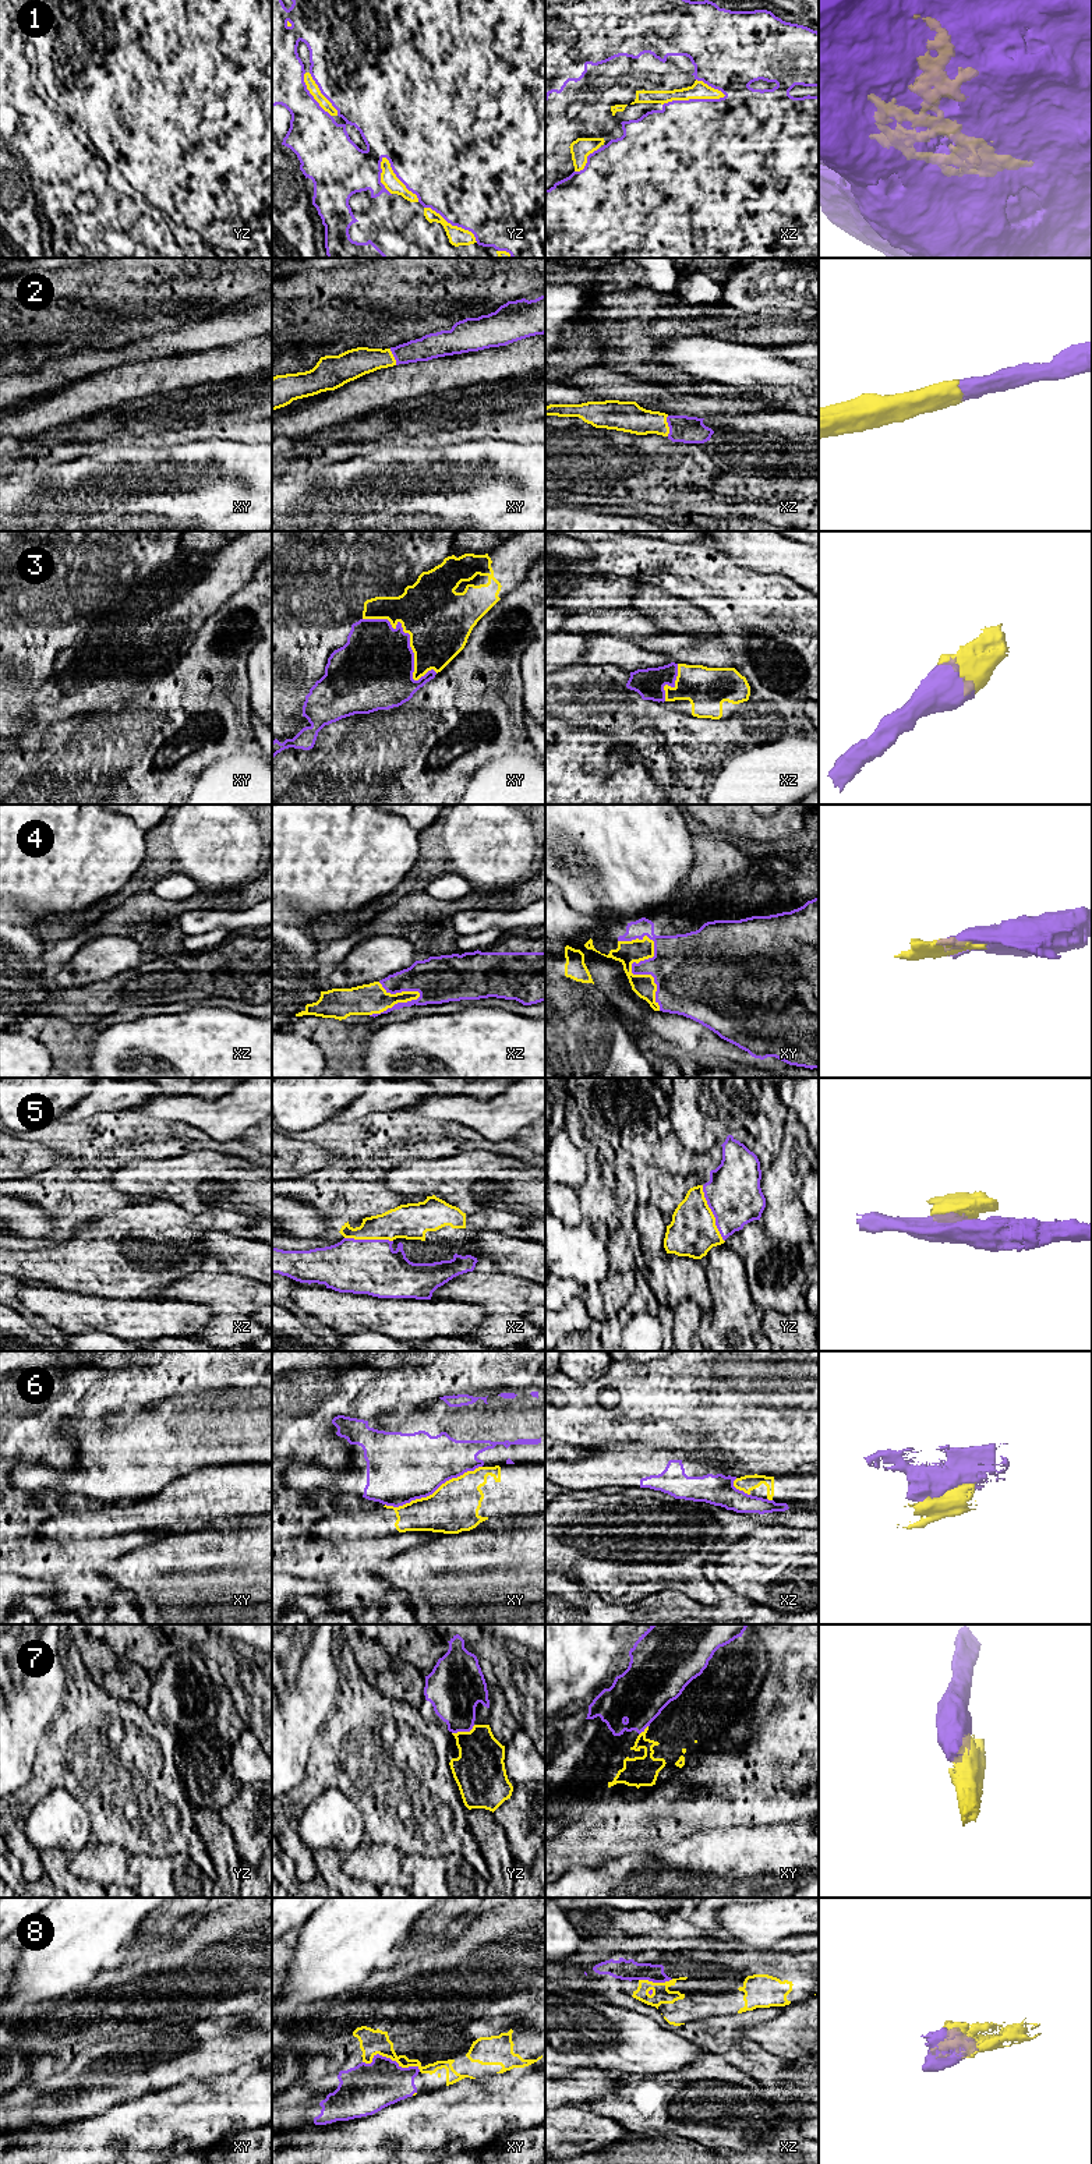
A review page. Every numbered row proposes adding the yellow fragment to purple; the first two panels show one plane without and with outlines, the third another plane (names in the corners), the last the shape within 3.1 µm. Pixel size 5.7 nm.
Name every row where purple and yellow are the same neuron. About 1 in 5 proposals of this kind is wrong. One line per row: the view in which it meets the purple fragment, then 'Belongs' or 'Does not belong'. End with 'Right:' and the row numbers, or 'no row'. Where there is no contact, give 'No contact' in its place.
1: Touches purple in xz. Belongs
2: Touches purple in xz. Belongs
3: Touches purple in xy. Belongs
4: Touches purple in xy. Belongs
5: Touches purple in yz. Belongs
6: Touches purple in xy. Does not belong
7: Touches purple in yz. Does not belong
8: Touches purple in xy. Belongs
Right: 1, 2, 3, 4, 5, 8

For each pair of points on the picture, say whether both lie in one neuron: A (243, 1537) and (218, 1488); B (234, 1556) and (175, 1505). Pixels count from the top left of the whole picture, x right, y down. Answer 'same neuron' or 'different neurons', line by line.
A: different neurons
B: different neurons

